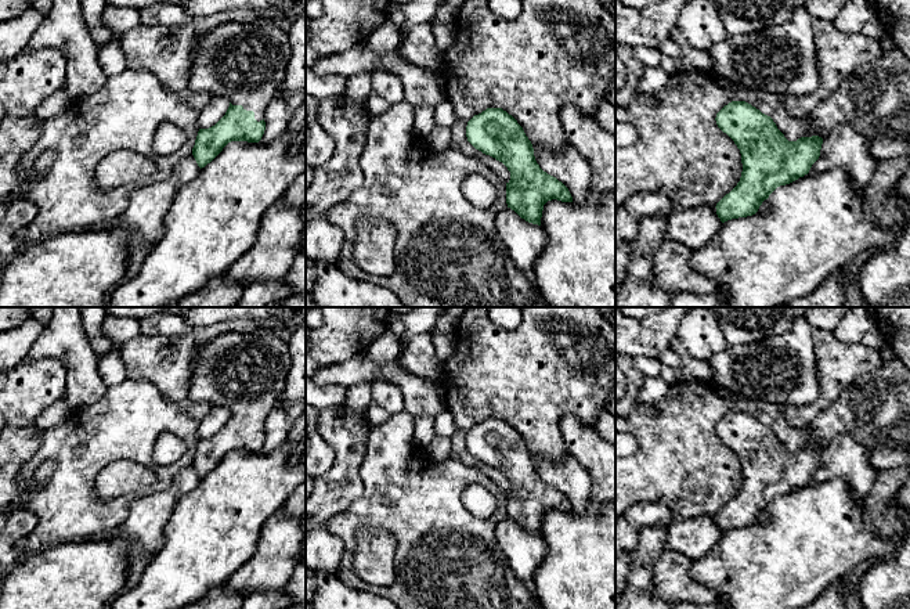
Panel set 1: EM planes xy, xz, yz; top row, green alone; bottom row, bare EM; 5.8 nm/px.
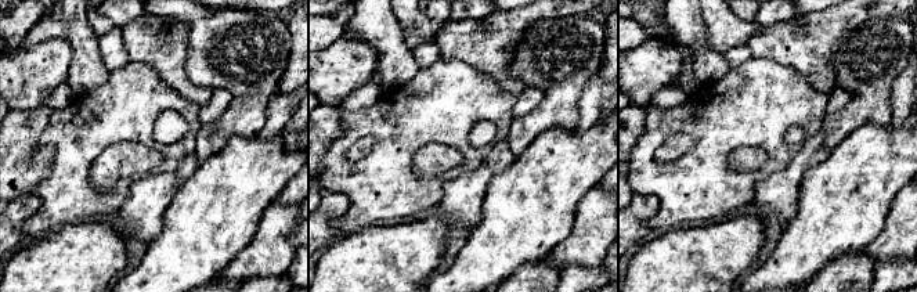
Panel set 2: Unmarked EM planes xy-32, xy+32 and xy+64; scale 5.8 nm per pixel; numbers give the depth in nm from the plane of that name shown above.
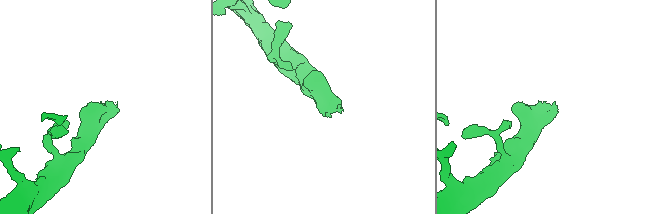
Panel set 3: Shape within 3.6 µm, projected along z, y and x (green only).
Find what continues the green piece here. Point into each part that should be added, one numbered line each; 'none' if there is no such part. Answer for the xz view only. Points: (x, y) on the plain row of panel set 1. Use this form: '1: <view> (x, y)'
none

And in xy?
1: xy (245, 373)

